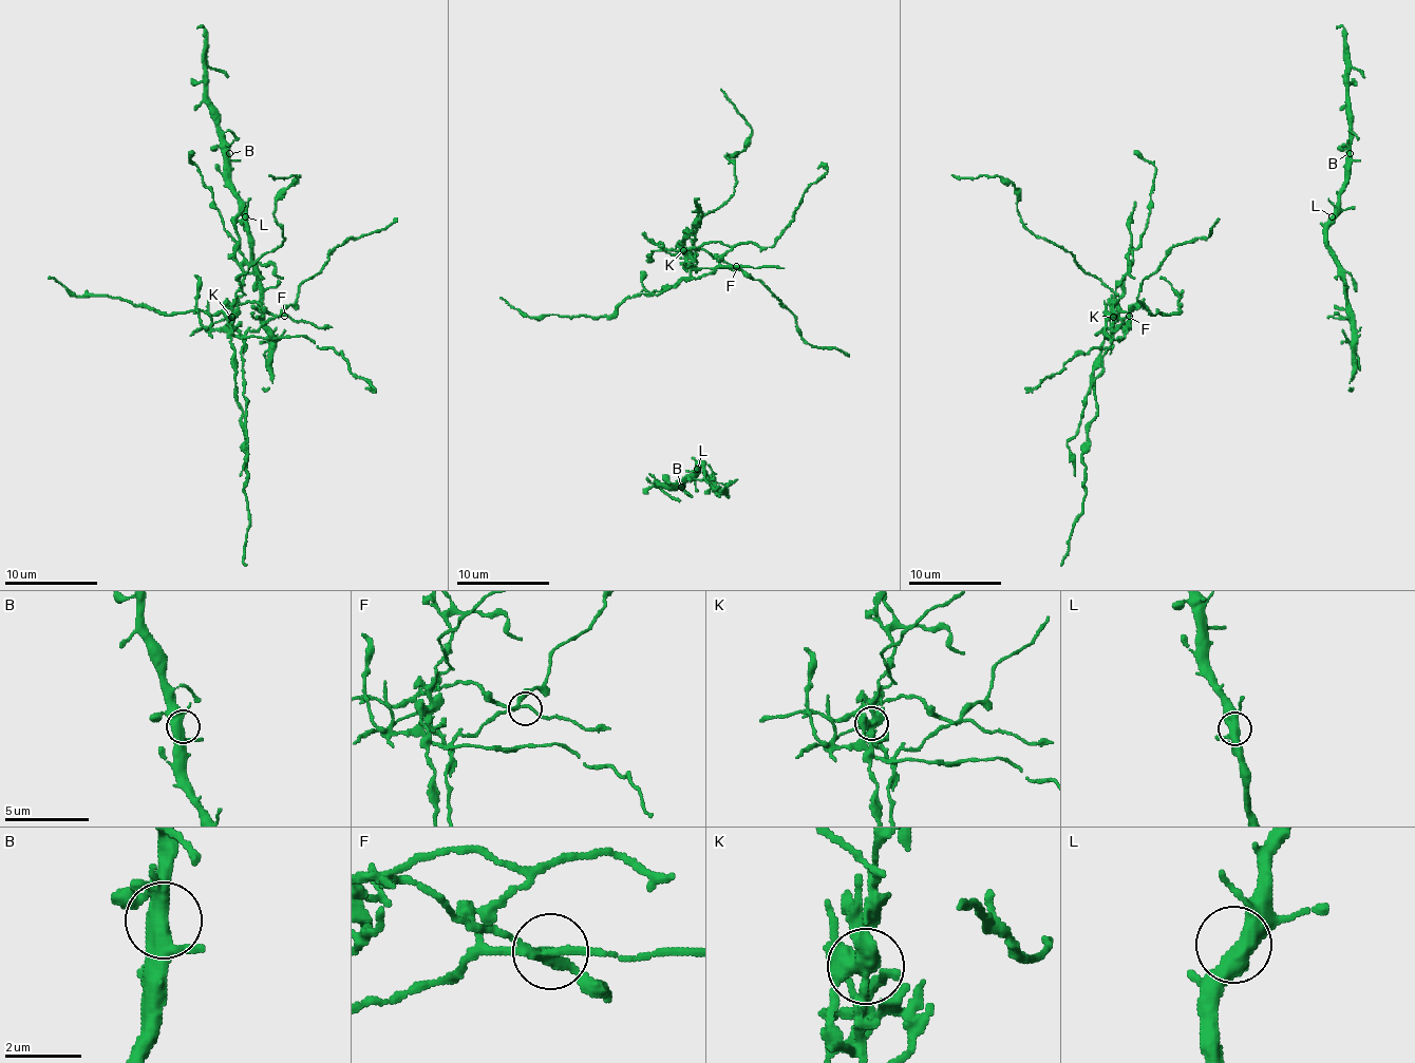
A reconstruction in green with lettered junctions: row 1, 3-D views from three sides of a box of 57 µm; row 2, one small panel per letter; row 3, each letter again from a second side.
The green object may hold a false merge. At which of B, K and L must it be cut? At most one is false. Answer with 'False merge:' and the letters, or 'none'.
False merge: K

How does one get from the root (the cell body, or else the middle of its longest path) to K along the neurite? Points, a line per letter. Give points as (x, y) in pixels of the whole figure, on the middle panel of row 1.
K: (778, 299), (748, 273), (718, 262), (709, 252), (683, 250)

